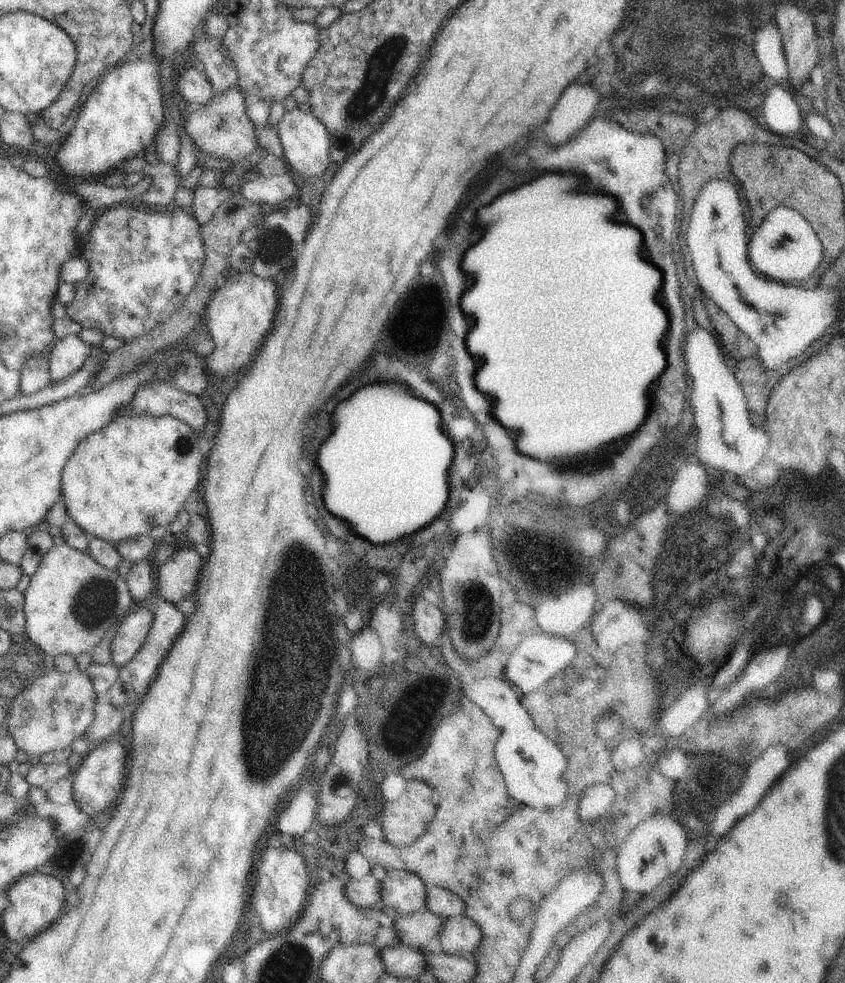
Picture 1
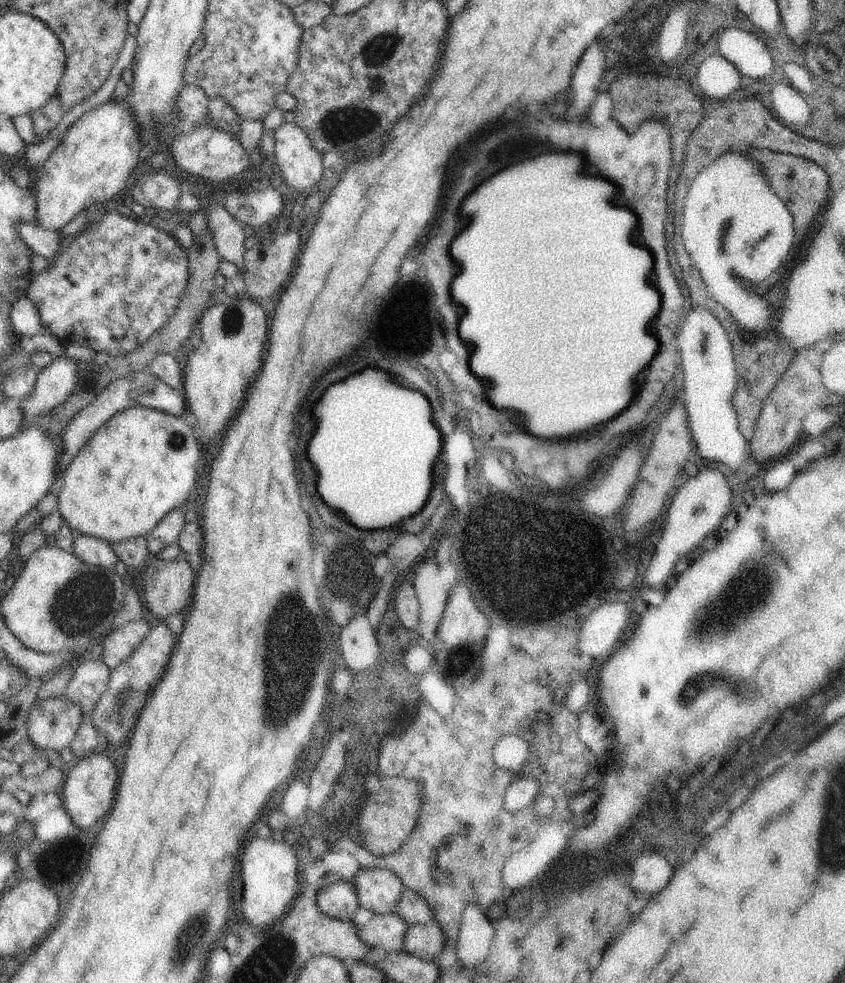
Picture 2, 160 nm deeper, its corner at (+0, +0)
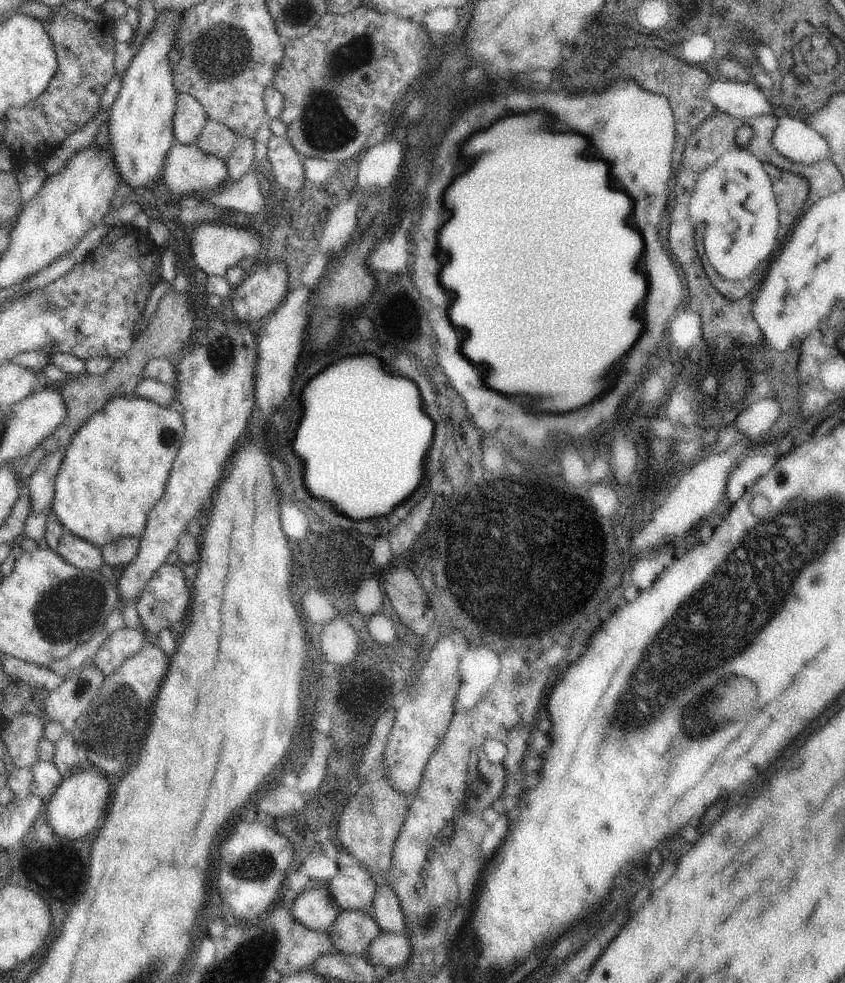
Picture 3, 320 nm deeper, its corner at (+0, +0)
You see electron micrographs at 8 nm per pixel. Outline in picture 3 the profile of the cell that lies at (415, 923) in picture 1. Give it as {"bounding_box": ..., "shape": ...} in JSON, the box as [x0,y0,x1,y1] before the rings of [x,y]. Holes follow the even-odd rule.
{"bounding_box":[328,910,380,957],"shape":[[[343,910],[332,923],[328,934],[334,951],[362,957],[369,942],[380,931],[369,911]]]}

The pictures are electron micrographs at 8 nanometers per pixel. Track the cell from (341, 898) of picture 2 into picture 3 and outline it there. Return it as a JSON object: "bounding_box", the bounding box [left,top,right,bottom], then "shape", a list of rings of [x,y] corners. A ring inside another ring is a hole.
{"bounding_box":[291,884,340,931],"shape":[[[314,884],[306,888],[291,904],[293,919],[311,931],[330,931],[340,911],[325,884]]]}

